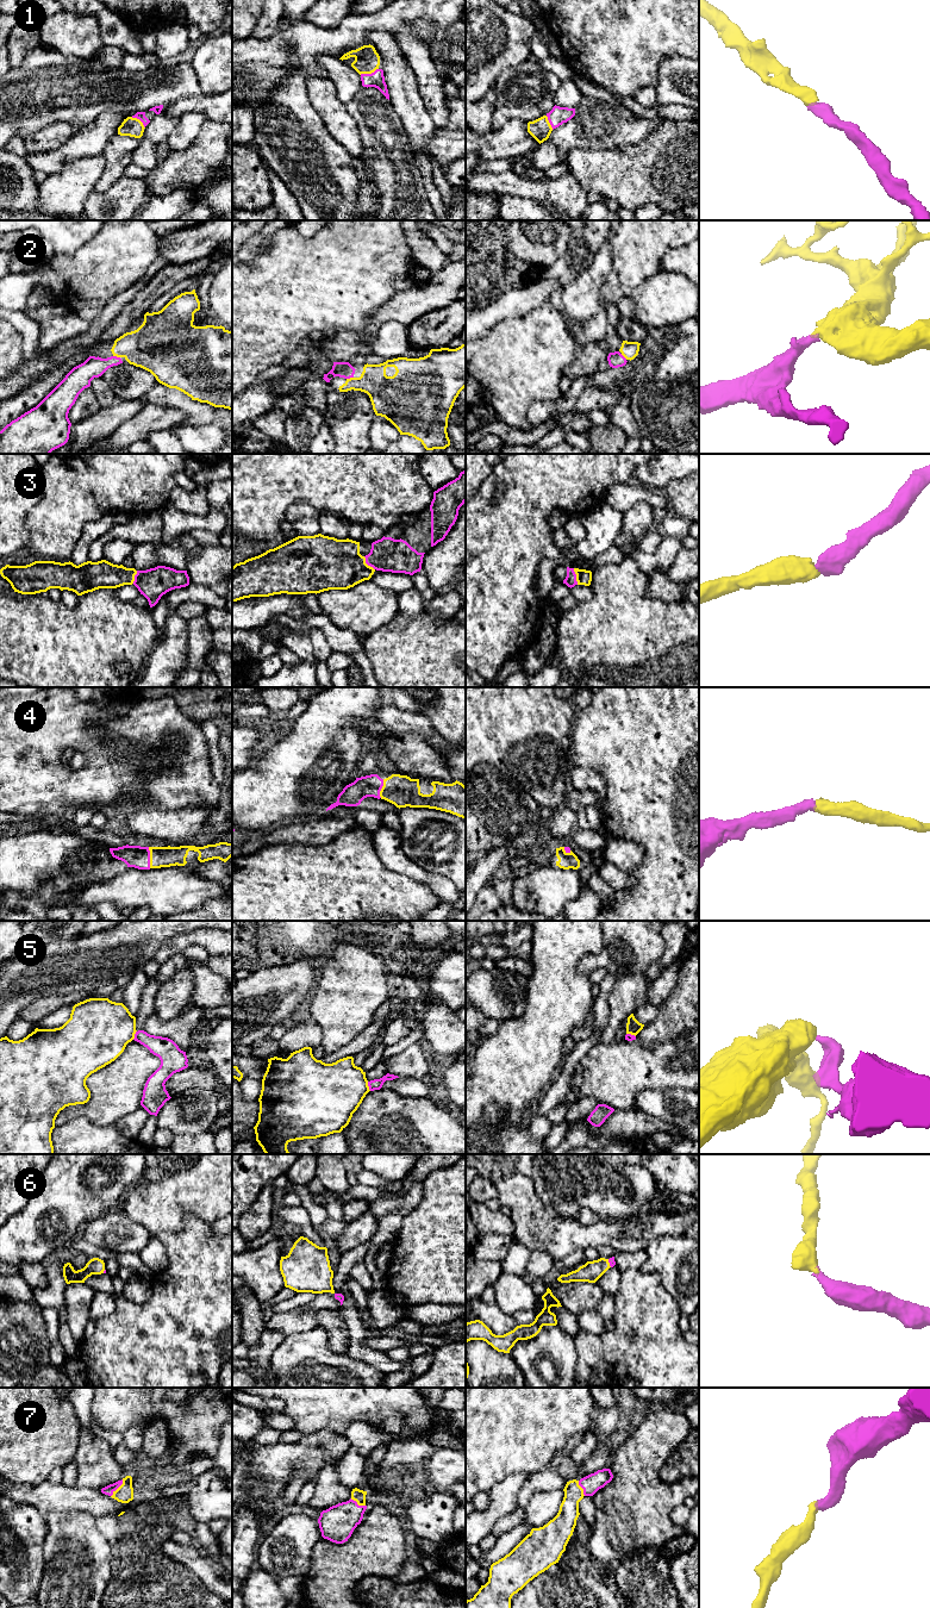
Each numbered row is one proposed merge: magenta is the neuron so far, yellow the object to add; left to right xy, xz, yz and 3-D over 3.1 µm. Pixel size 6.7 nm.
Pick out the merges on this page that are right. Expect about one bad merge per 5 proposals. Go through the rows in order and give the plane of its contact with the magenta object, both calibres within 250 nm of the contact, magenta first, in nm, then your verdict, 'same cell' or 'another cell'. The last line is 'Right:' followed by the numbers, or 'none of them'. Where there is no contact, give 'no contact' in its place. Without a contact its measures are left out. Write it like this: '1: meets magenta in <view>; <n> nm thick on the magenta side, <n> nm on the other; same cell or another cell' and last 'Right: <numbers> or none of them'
1: meets magenta in xz; 110 nm thick on the magenta side, 170 nm on the other; same cell
2: meets magenta in xy; 140 nm thick on the magenta side, 320 nm on the other; same cell
3: meets magenta in yz; 80 nm thick on the magenta side, 100 nm on the other; same cell
4: meets magenta in xy; 150 nm thick on the magenta side, 140 nm on the other; same cell
5: meets magenta in xz; 80 nm thick on the magenta side, 400 nm on the other; another cell
6: meets magenta in yz; 50 nm thick on the magenta side, 140 nm on the other; same cell
7: meets magenta in xy; 70 nm thick on the magenta side, 120 nm on the other; same cell
Right: 1, 2, 3, 4, 6, 7

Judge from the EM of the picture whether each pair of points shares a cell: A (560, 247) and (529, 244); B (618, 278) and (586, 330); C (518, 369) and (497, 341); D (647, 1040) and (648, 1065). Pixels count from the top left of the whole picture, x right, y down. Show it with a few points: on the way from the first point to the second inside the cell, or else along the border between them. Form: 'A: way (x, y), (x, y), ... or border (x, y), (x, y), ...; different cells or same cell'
A: way (553, 245), (536, 244); same cell
B: border (609, 274), (603, 286), (603, 305), (605, 309); different cells
C: way (518, 362), (504, 348); same cell
D: border (636, 1039), (644, 1046), (655, 1046), (674, 1040); different cells

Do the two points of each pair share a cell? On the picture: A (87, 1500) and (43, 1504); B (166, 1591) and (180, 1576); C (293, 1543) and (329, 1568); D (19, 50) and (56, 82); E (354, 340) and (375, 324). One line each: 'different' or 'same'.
A: same
B: same
C: different
D: different
E: same

